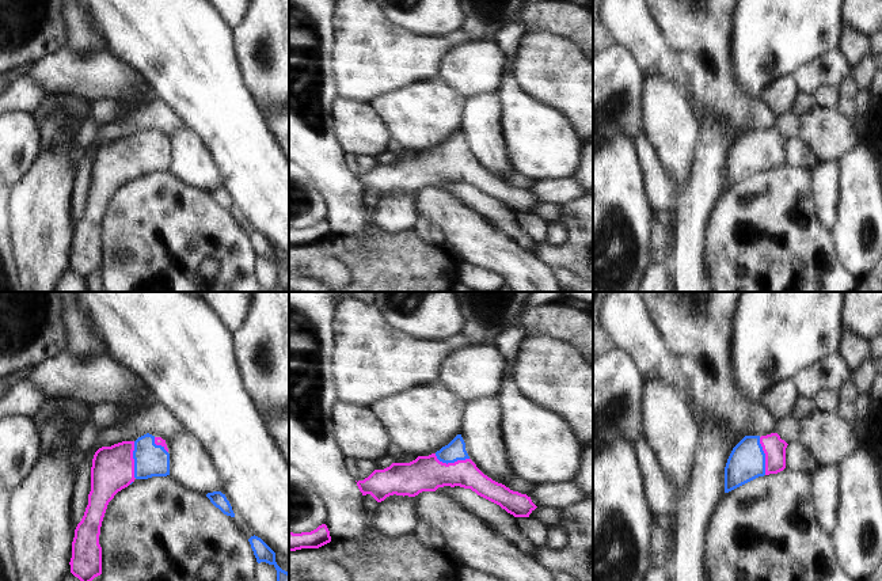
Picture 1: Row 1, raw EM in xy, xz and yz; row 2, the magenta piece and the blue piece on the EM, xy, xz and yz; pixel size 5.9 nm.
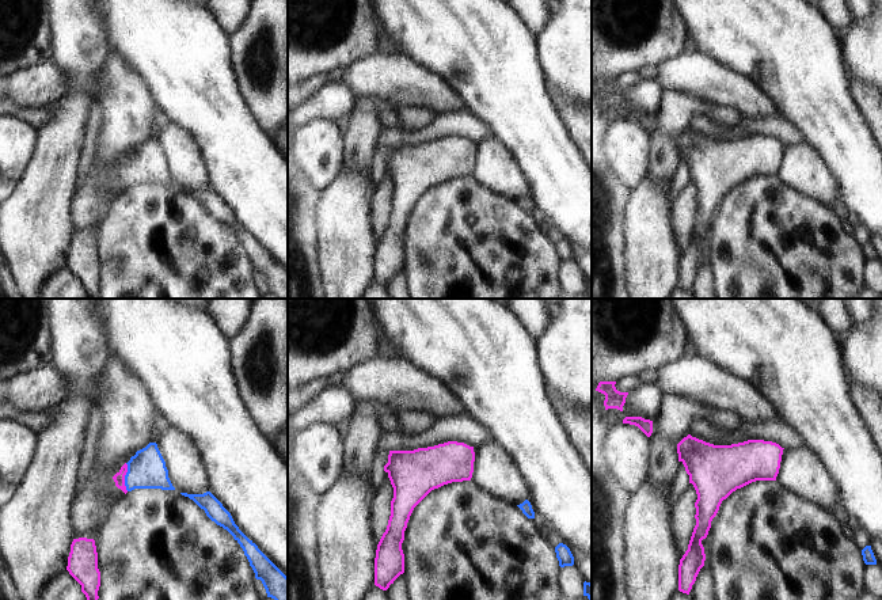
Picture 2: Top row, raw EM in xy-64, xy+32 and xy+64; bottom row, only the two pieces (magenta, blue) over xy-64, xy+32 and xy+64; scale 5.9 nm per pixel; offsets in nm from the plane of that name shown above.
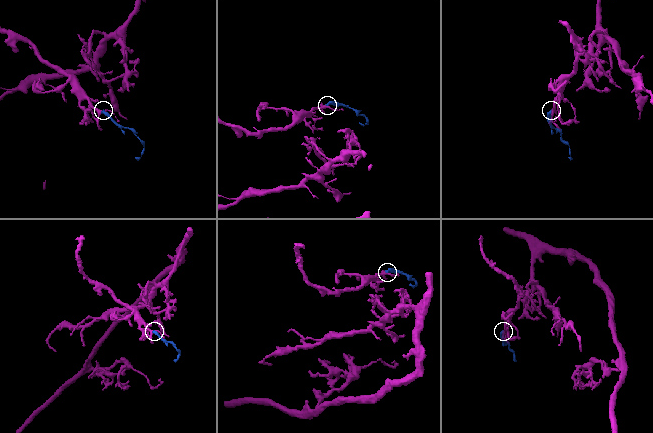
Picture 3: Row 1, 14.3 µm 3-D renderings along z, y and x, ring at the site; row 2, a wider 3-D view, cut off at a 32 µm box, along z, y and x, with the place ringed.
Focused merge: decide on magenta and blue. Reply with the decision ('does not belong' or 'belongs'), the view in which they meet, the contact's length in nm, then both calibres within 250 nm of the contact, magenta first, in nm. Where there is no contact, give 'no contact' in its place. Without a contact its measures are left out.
belongs | xy | 220 nm | 260/190 nm

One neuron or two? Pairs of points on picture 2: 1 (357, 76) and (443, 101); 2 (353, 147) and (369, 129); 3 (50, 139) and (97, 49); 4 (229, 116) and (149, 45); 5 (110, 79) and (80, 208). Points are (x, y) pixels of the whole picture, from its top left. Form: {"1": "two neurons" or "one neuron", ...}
{"1": "one neuron", "2": "one neuron", "3": "one neuron", "4": "one neuron", "5": "one neuron"}

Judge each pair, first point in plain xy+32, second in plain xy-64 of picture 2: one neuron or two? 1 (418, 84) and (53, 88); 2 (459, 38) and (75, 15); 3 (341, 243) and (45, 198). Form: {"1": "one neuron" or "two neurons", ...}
{"1": "one neuron", "2": "two neurons", "3": "one neuron"}

